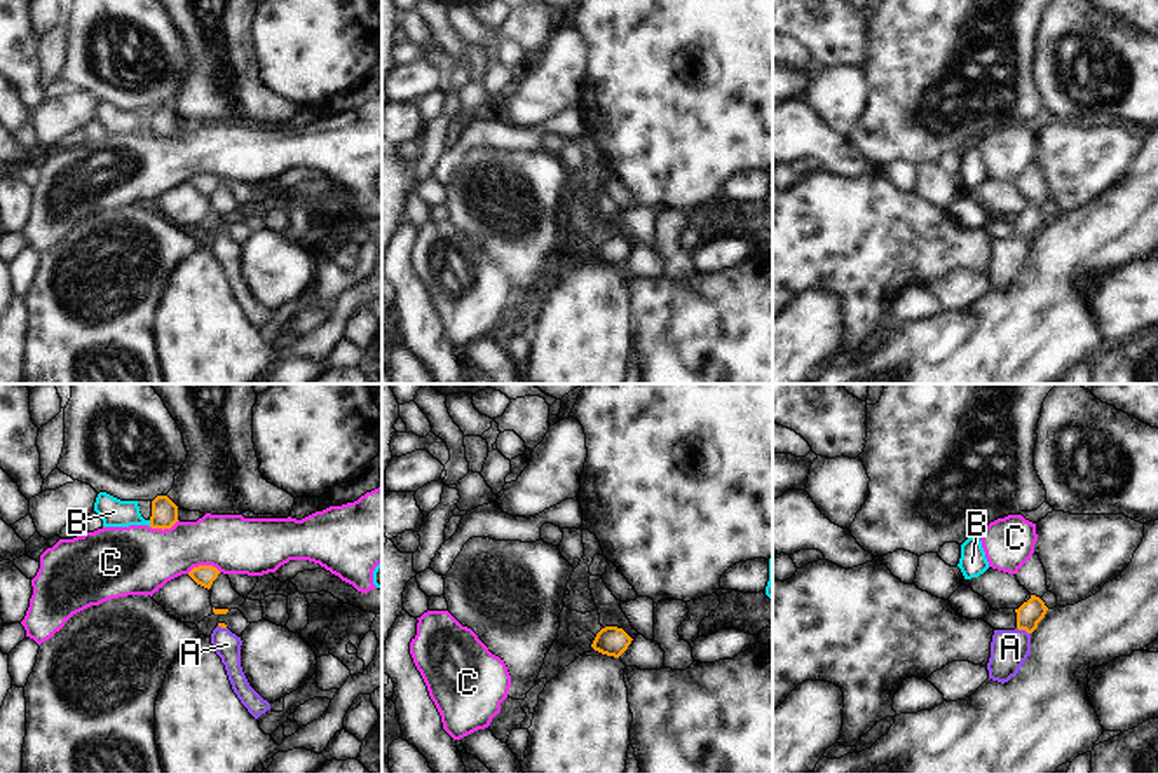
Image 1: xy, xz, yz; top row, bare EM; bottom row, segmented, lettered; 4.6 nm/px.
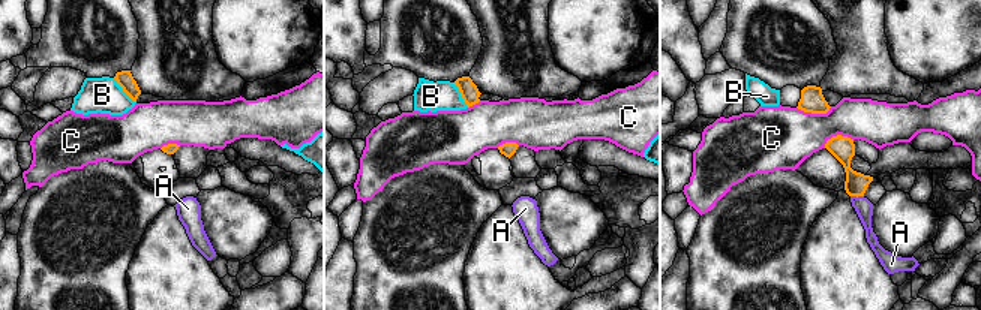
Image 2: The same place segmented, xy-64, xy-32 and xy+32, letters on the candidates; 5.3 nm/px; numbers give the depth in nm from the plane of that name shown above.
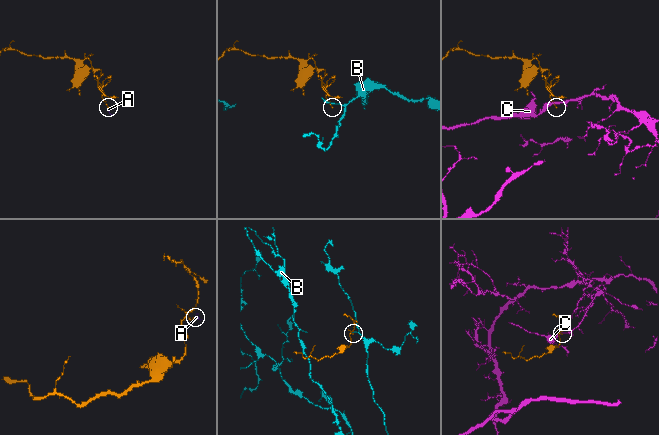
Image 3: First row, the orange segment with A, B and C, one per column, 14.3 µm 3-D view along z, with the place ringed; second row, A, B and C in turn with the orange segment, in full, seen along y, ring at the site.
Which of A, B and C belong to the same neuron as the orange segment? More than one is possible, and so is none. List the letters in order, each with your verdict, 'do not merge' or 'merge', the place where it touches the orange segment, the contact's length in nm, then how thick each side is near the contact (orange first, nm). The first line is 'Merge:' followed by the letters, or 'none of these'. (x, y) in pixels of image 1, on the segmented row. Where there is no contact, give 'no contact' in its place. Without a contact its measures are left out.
Merge: A
A: merge; meets orange in yz at (1024, 629); contact 70 nm long; 110 nm thick on the orange side, 180 nm on the other
B: do not merge; meets orange in xy at (150, 524); contact 30 nm long; 130 nm thick on the orange side, 130 nm on the other
C: do not merge; meets orange in xy at (203, 566); contact 160 nm long; 100 nm thick on the orange side, 280 nm on the other

